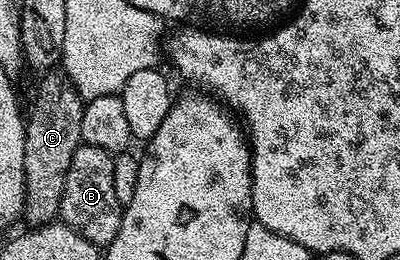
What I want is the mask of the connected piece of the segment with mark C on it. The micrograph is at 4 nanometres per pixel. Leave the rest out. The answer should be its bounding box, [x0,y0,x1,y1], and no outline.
[24,71,83,225]

